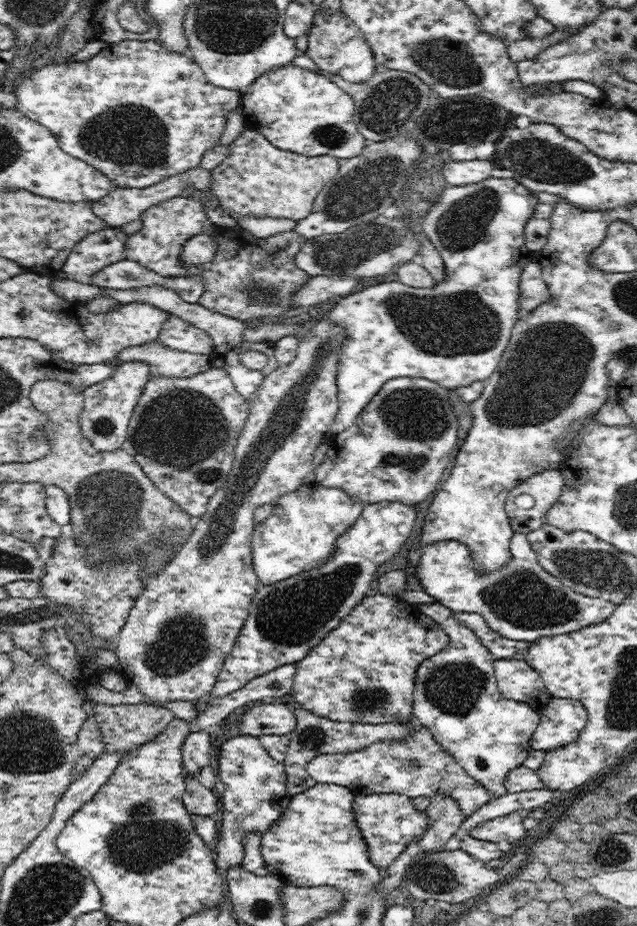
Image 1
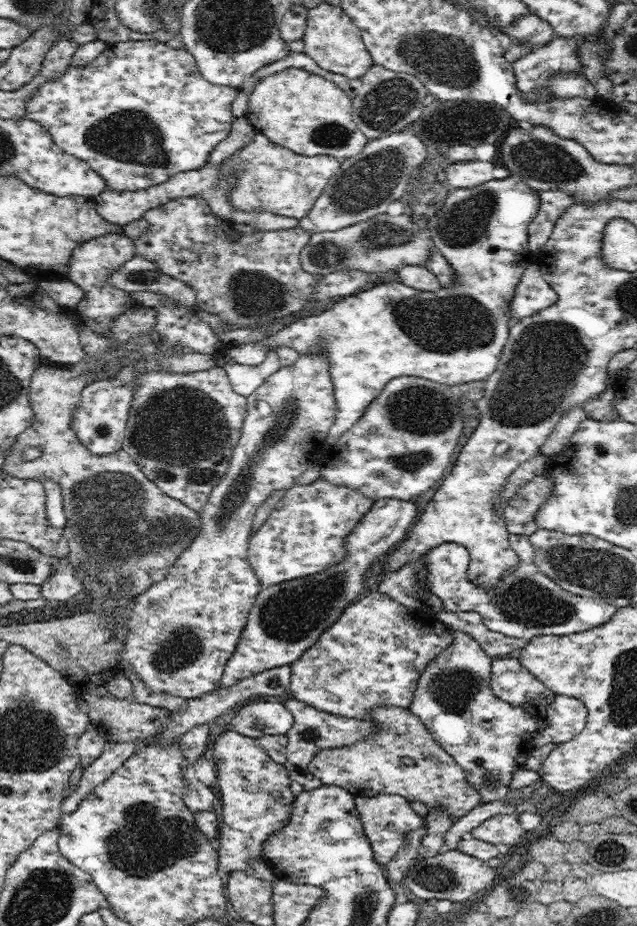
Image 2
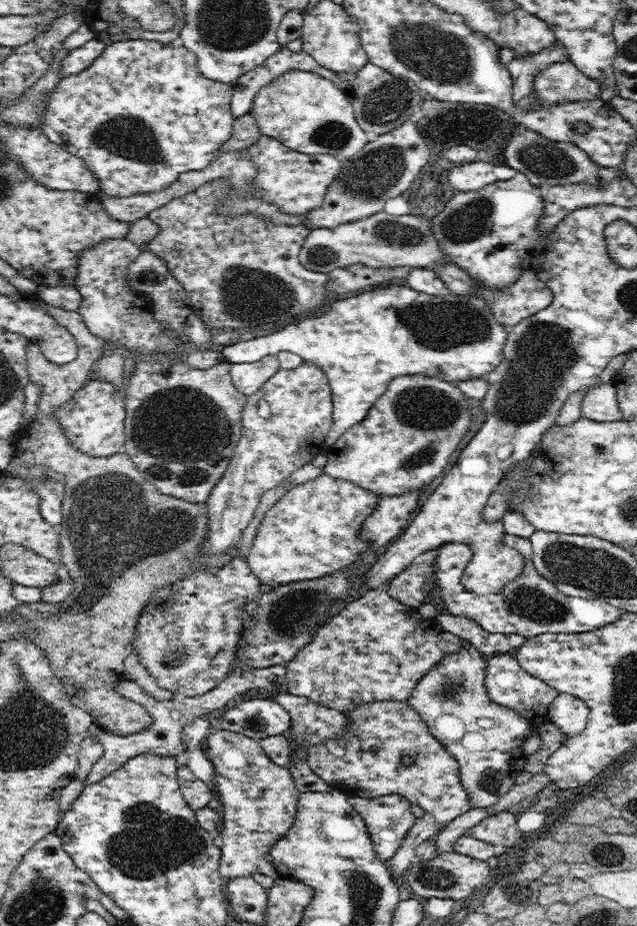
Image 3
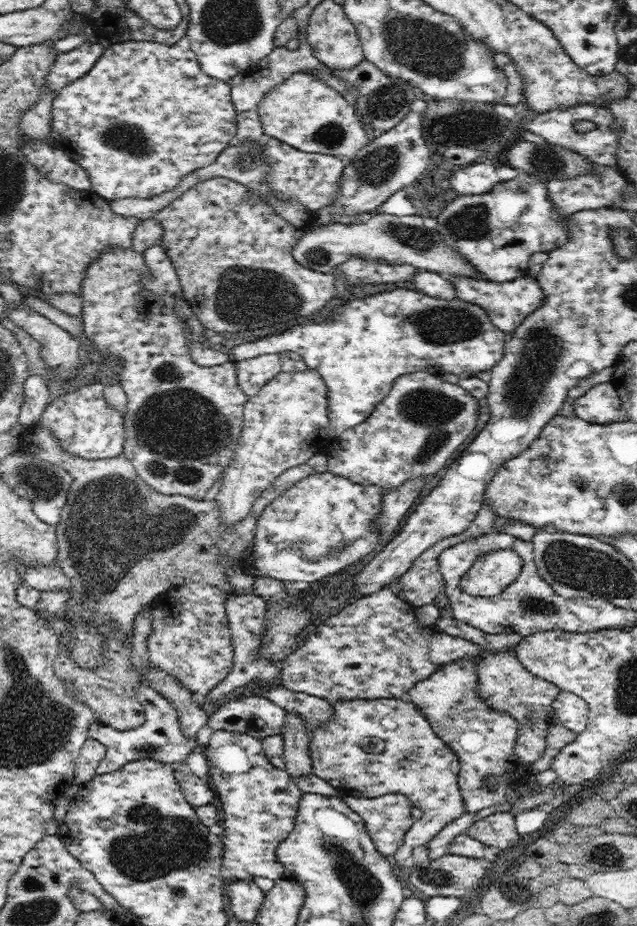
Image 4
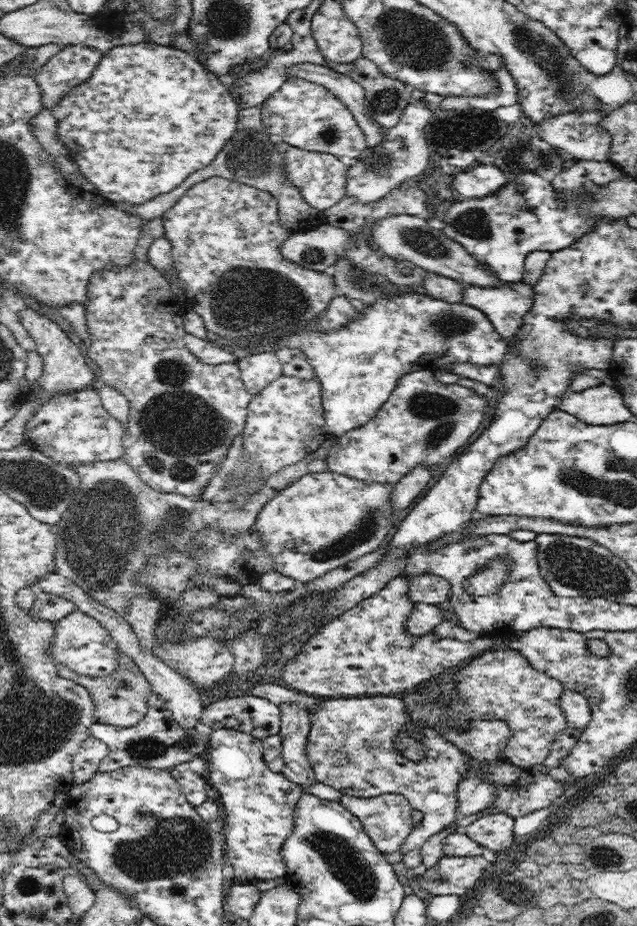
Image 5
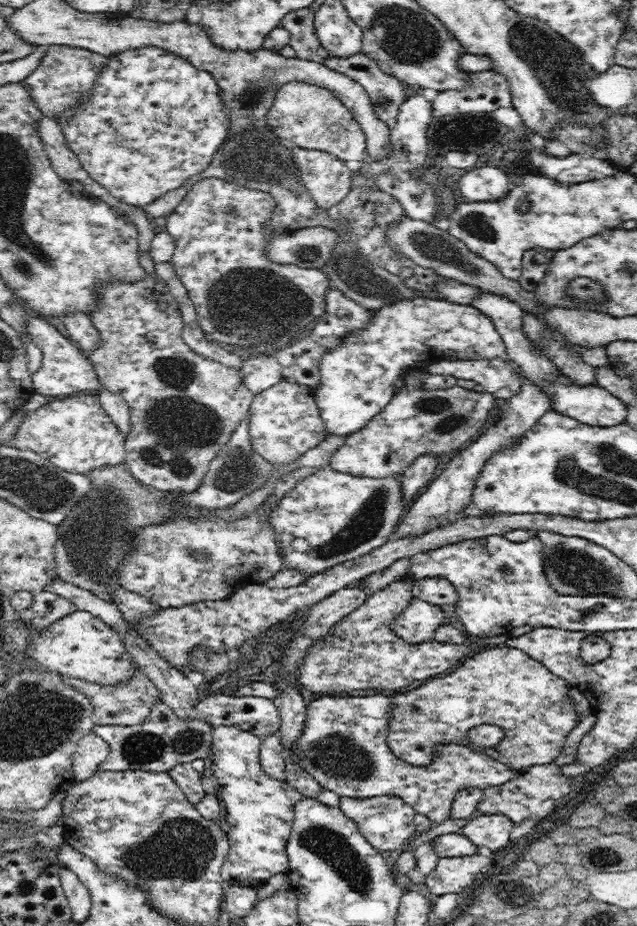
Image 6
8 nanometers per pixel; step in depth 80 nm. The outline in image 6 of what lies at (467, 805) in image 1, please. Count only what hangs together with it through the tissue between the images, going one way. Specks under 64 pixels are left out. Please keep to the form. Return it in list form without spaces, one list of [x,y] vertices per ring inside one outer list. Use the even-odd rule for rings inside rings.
[[[318,694],[309,697],[304,730],[300,740],[294,744],[292,753],[296,752],[300,755],[298,763],[322,785],[322,788],[332,790],[341,797],[361,799],[396,795],[405,803],[412,805],[417,813],[427,816],[433,827],[440,826],[450,818],[452,800],[459,790],[500,786],[515,776],[514,769],[492,759],[488,753],[476,752],[469,746],[461,744],[436,745],[435,757],[428,766],[409,765],[405,760],[396,757],[386,742],[390,704],[392,704],[390,697],[382,694],[353,697]]]

